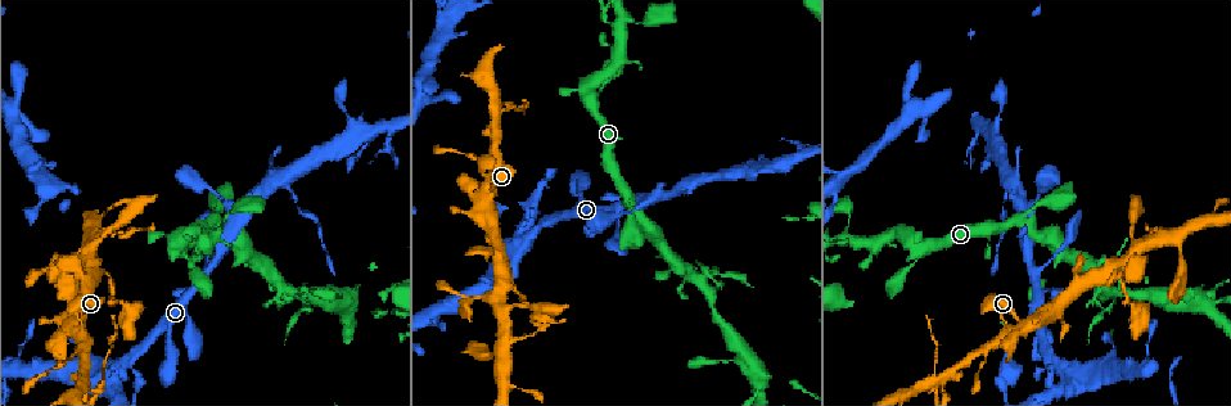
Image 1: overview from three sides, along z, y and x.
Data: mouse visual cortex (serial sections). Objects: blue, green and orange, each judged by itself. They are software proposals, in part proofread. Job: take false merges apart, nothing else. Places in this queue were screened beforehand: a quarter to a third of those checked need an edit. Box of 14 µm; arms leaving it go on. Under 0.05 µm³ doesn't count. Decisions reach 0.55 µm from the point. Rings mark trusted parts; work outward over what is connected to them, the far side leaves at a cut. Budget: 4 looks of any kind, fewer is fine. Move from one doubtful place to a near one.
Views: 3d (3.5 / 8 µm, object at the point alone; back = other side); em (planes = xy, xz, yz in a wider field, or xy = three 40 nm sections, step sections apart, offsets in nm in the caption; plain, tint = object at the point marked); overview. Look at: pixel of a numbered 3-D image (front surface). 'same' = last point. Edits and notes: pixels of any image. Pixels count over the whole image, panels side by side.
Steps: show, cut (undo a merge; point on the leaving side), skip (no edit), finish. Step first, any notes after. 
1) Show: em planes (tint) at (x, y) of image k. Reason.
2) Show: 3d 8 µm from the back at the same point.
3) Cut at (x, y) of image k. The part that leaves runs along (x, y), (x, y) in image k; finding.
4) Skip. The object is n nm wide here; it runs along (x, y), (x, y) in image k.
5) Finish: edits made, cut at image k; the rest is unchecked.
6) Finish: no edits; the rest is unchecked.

Show: 3d 3.5 µm at (1027, 326) of image 1. Looks like a crossing.

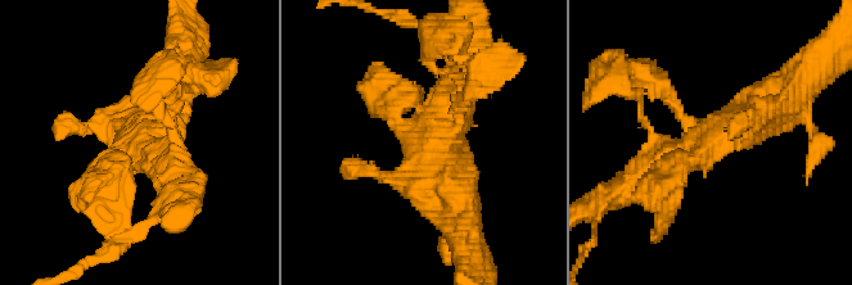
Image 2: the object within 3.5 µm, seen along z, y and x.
Show: em planes (tint) at (708, 139) of image 2. Now the EM.

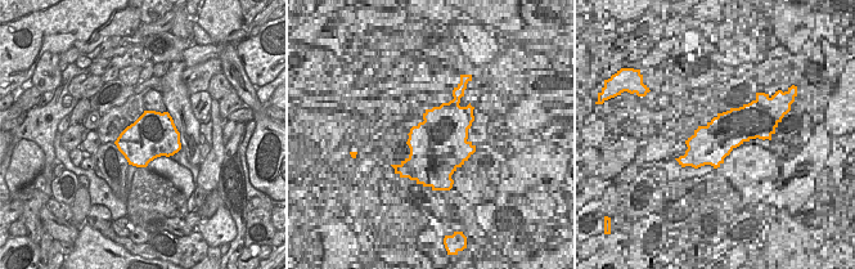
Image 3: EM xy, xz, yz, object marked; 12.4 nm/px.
Skip. Continuous, no second cell.

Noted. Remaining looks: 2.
Show: 3d 3.5 µm at (932, 386) of image 1. Side arm on a straight run.

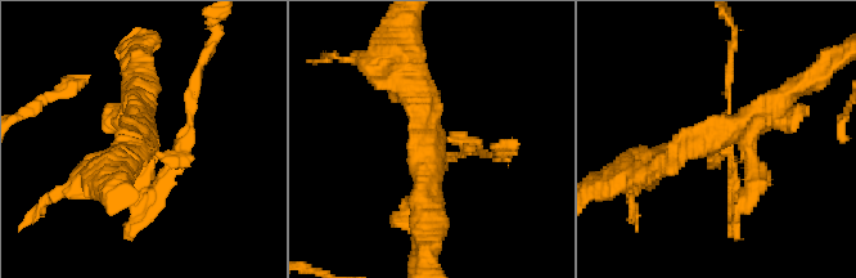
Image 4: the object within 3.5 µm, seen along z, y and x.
Show: em planes (tint) at (720, 138) of image 4. Need the tissue.

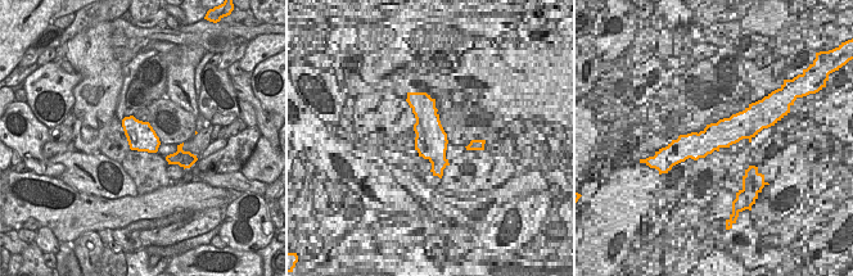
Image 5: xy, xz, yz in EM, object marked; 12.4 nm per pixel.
Cut at (190, 111) of image 4. A second cell is stuck on.

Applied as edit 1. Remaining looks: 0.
Finish: edits made, cut at image 4; the rest is unchecked.

